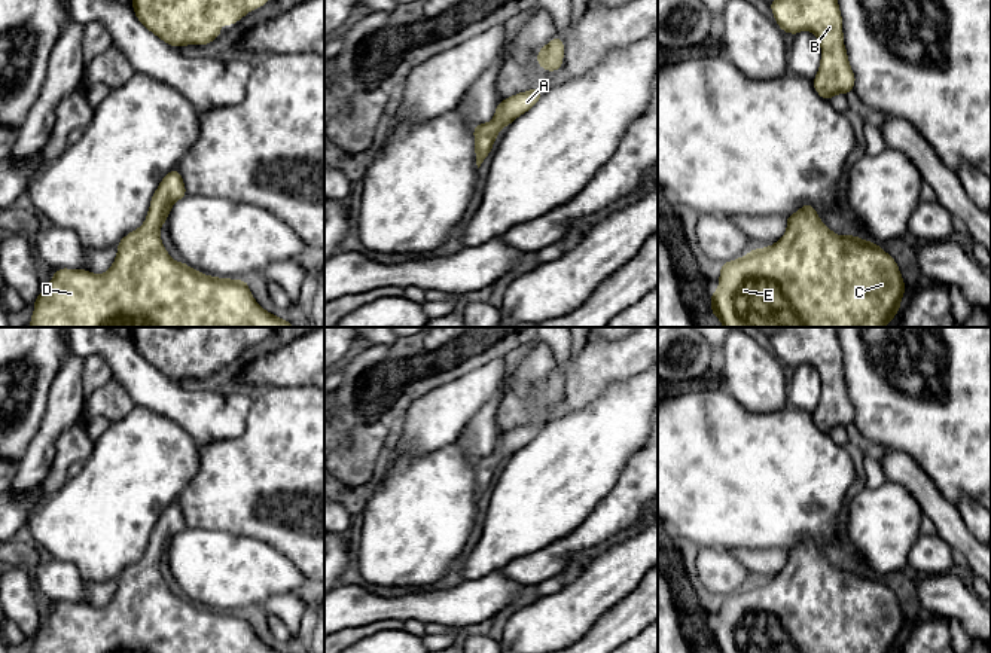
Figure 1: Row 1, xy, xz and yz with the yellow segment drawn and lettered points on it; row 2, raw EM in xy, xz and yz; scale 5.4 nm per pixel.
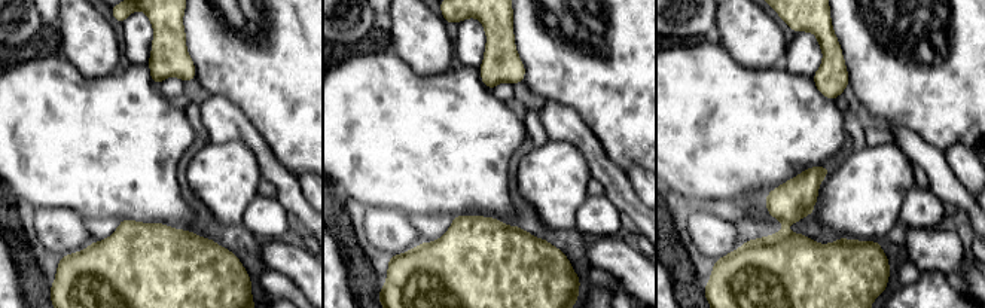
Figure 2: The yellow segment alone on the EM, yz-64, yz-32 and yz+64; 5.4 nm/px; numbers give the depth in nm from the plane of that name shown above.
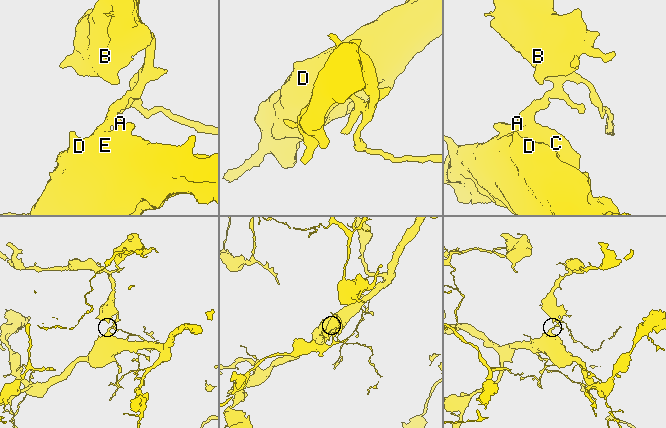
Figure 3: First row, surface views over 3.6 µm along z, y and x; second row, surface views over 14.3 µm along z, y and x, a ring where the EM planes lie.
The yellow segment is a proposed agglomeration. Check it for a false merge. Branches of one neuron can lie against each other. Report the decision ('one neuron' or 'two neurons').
one neuron

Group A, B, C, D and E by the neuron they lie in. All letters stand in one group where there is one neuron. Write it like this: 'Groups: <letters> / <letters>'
Groups: A B C D E

